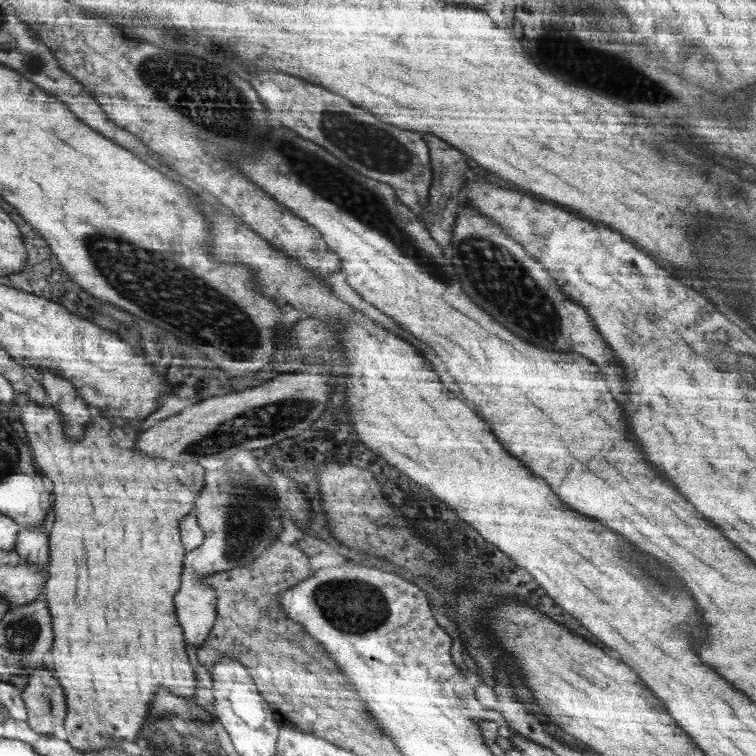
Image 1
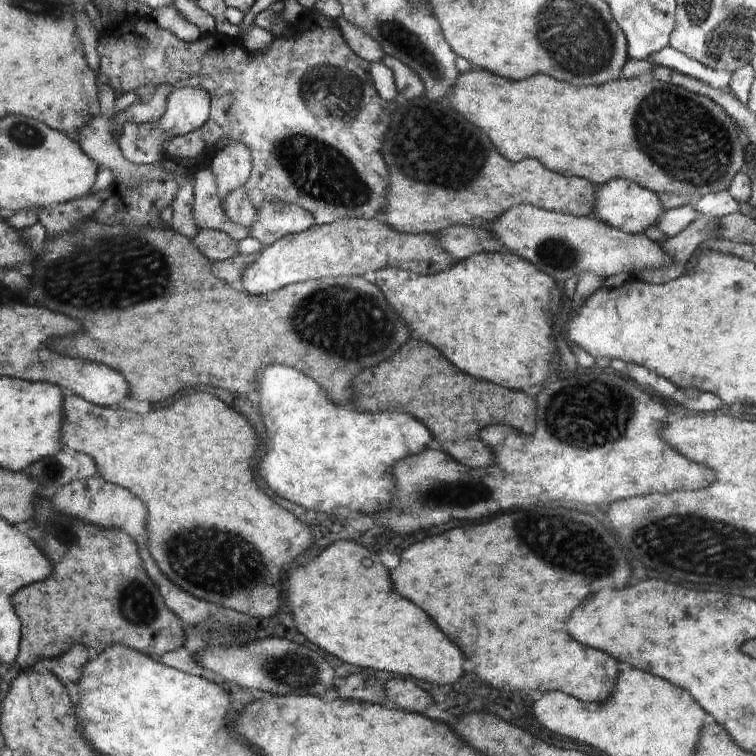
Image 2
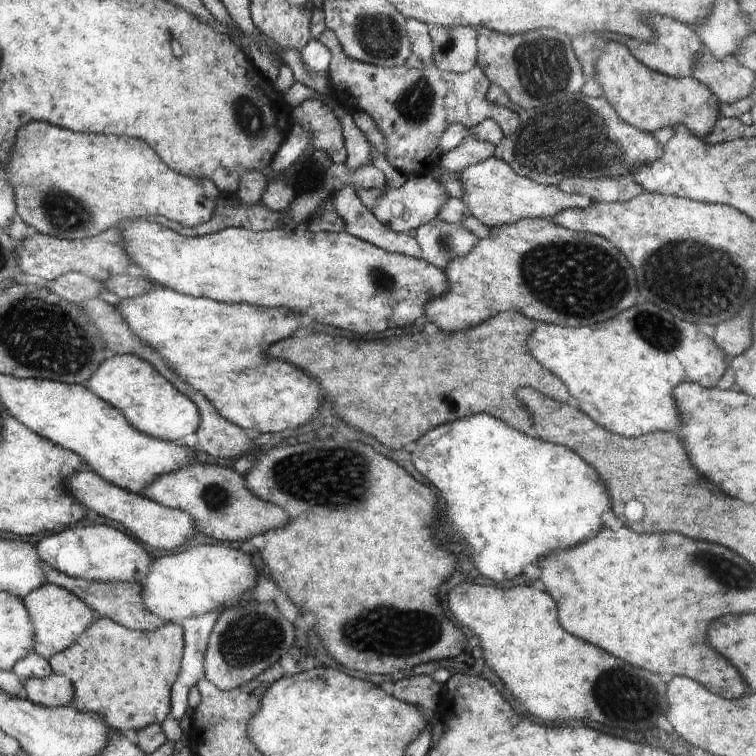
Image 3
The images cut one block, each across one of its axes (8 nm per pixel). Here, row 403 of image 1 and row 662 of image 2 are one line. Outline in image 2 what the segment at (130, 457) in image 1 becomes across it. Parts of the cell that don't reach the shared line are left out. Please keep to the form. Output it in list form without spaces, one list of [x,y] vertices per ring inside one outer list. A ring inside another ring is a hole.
[[[45,493],[36,517],[36,524],[47,532],[42,542],[36,541],[56,562],[56,574],[16,594],[24,636],[15,669],[30,670],[40,661],[60,657],[71,645],[129,646],[145,655],[162,656],[184,642],[178,615],[160,598],[128,533],[60,514],[50,506],[49,494]]]

